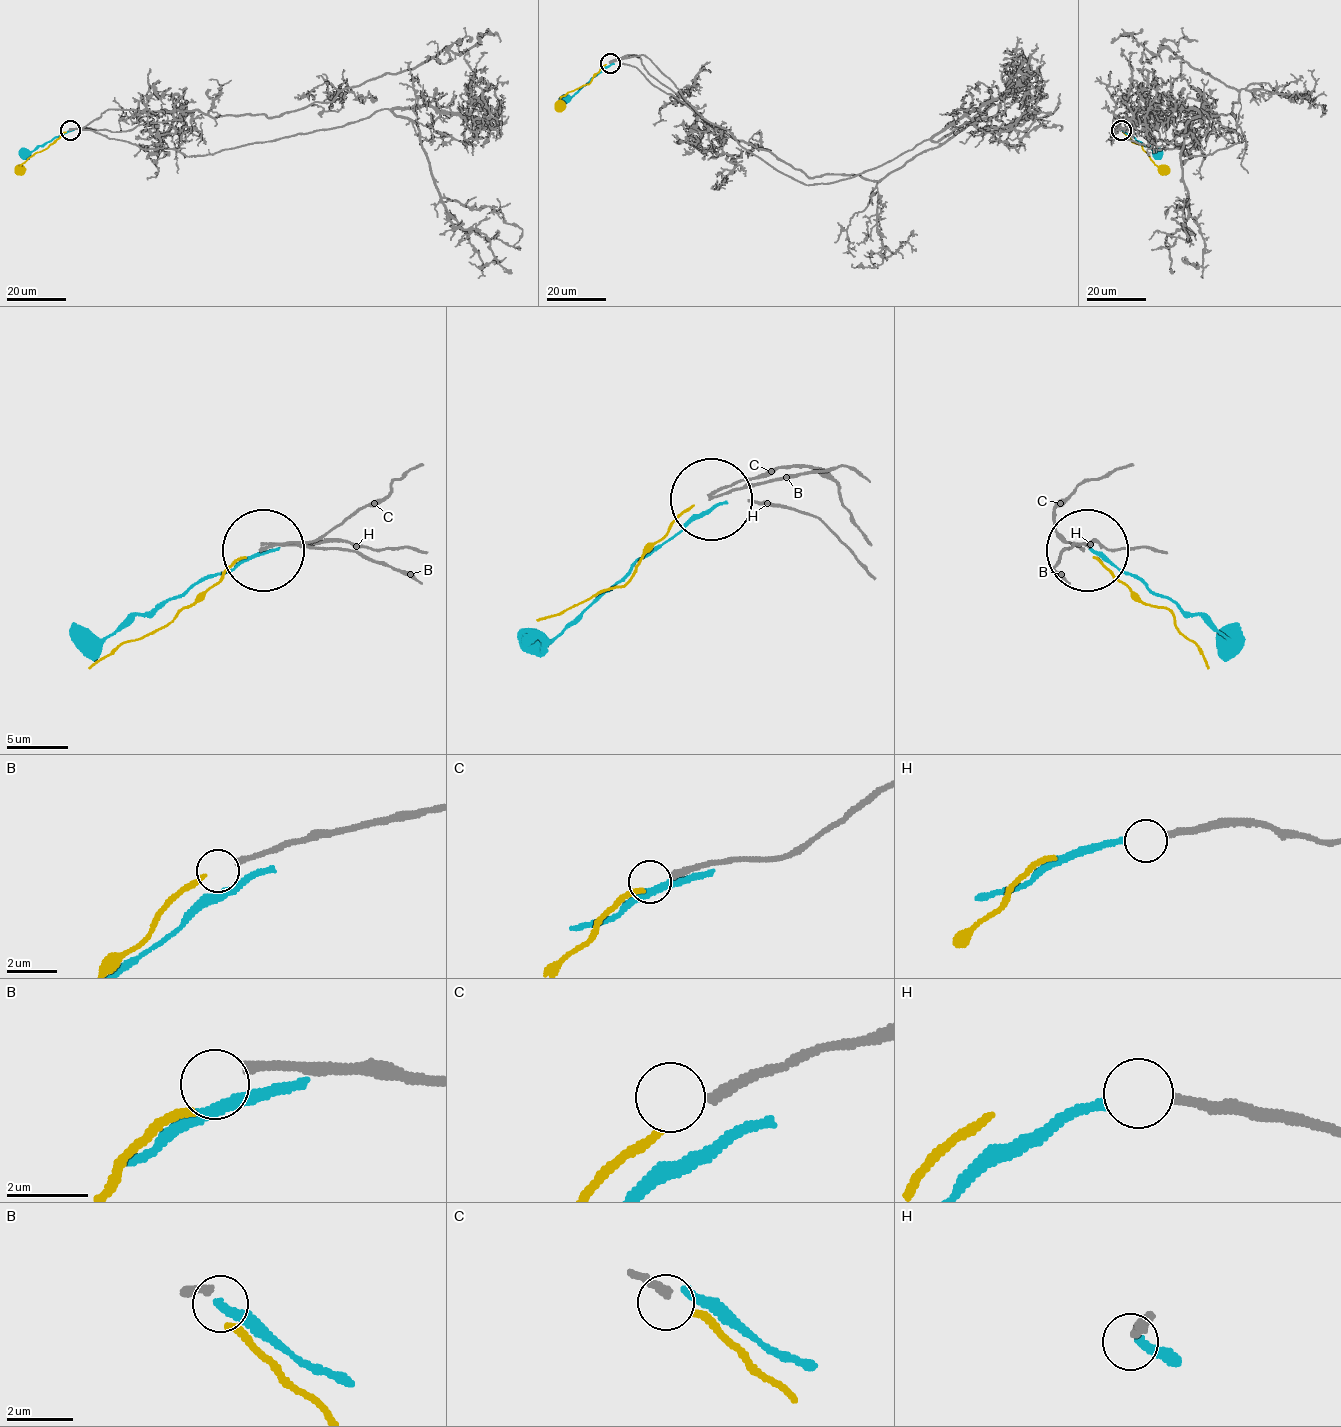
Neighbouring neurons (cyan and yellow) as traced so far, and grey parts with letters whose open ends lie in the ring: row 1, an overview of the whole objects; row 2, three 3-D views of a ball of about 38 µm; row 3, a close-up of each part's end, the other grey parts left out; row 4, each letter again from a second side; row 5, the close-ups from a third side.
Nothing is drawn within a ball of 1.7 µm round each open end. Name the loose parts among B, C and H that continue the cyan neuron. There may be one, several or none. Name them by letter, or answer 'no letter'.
H

